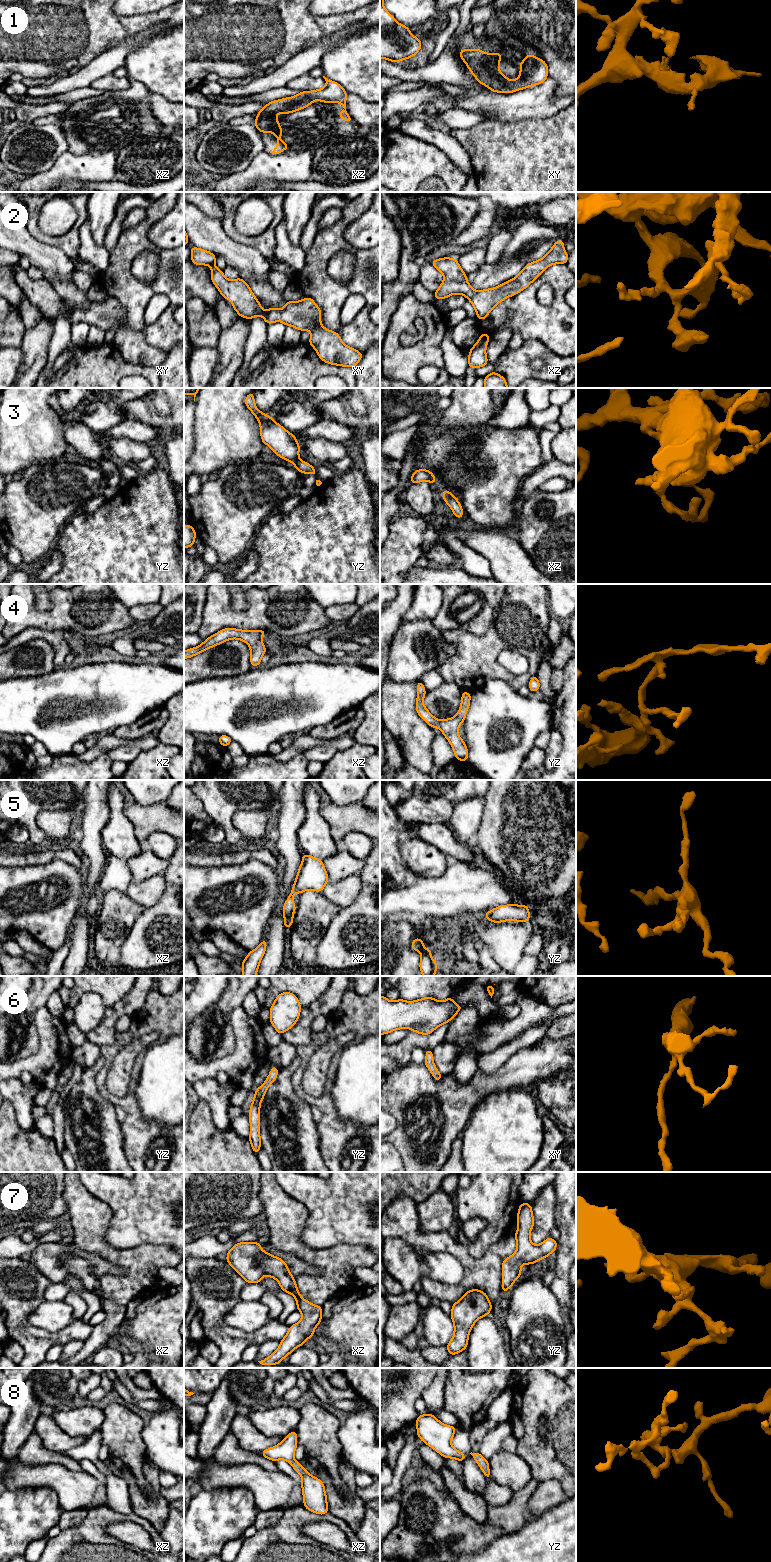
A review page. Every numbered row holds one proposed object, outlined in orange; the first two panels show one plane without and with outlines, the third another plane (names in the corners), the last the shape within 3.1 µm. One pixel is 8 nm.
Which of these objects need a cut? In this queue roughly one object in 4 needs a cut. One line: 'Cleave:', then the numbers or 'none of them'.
Cleave: none of them

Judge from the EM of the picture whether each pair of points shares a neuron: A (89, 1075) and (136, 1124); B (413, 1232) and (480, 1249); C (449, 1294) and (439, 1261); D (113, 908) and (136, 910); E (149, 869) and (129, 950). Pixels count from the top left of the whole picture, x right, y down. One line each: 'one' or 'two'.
A: two
B: two
C: two
D: one
E: two

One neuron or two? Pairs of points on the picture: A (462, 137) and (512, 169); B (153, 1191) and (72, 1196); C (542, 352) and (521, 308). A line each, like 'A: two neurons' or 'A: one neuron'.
A: one neuron
B: two neurons
C: two neurons

